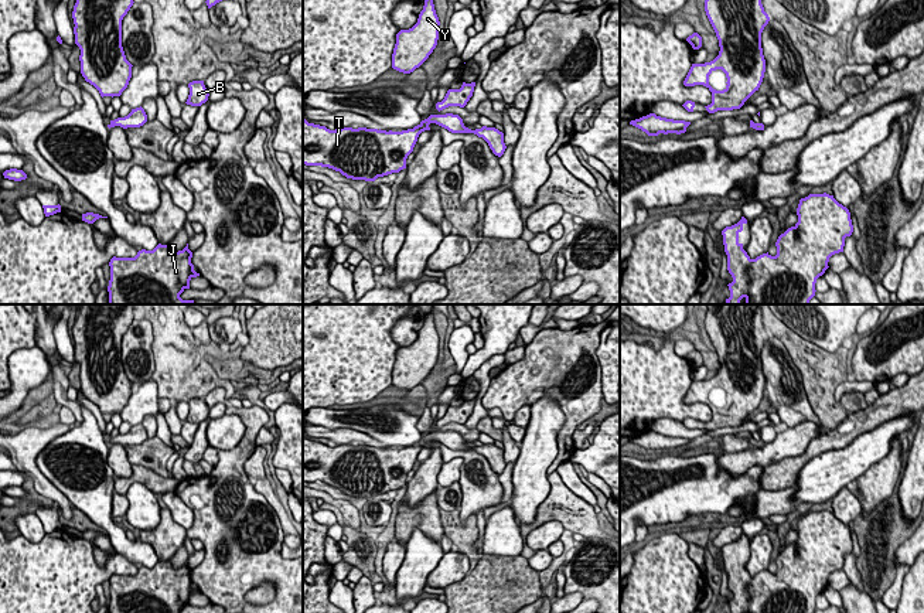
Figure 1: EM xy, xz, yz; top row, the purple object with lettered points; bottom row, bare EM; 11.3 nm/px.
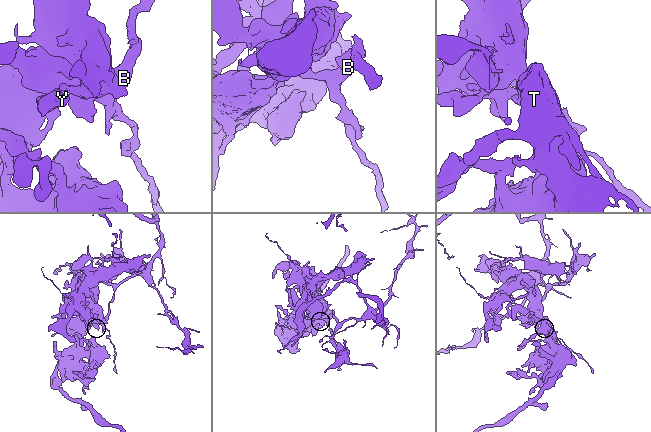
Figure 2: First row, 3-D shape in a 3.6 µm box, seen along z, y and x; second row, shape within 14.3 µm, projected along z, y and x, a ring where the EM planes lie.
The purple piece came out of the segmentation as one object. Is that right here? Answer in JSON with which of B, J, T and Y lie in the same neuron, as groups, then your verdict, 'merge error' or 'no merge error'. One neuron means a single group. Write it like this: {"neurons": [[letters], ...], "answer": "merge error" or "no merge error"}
{"neurons": [["B"], ["J", "T", "Y"]], "answer": "merge error"}

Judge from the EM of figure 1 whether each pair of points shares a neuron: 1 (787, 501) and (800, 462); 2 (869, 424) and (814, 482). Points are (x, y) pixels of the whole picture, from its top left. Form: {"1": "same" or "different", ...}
{"1": "different", "2": "different"}

